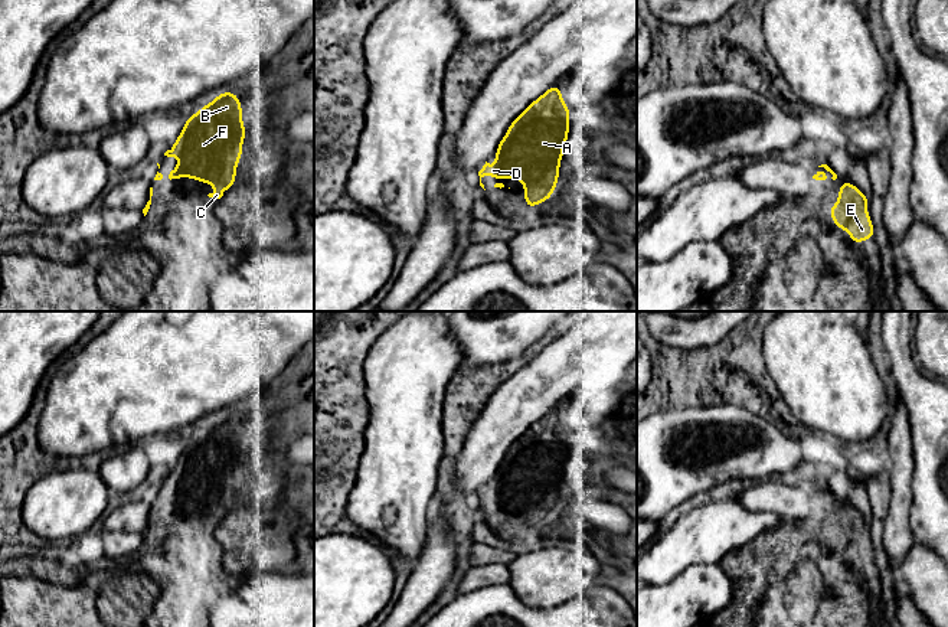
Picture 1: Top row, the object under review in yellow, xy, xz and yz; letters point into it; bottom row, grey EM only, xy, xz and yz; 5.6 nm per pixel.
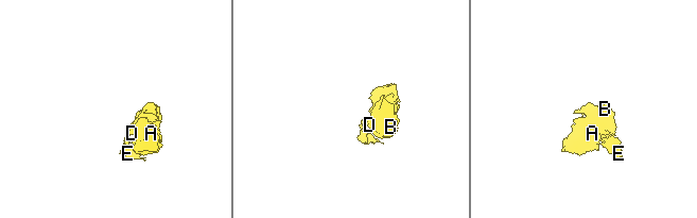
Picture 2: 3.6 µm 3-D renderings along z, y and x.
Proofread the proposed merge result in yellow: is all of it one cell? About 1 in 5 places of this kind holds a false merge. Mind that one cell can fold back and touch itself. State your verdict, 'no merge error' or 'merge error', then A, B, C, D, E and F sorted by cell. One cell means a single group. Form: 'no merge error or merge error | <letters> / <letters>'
no merge error | A B C D E F

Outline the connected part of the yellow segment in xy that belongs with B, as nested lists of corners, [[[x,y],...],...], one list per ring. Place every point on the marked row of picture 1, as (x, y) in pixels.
[[[226,91],[184,120],[176,143],[164,153],[183,159],[169,179],[190,177],[213,183],[216,190],[207,196],[220,199],[235,184],[236,164],[242,160],[242,141],[246,137],[242,112],[238,95]]]

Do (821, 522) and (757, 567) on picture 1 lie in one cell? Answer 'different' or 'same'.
same

